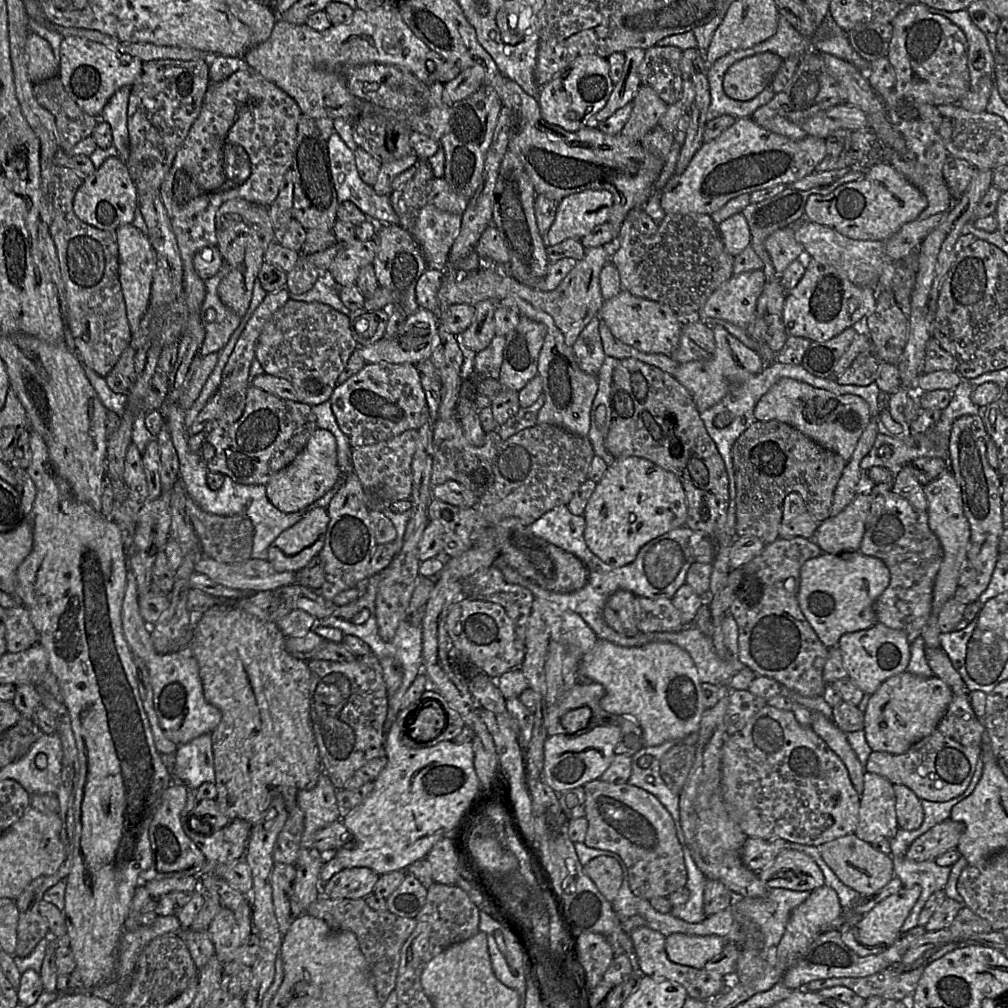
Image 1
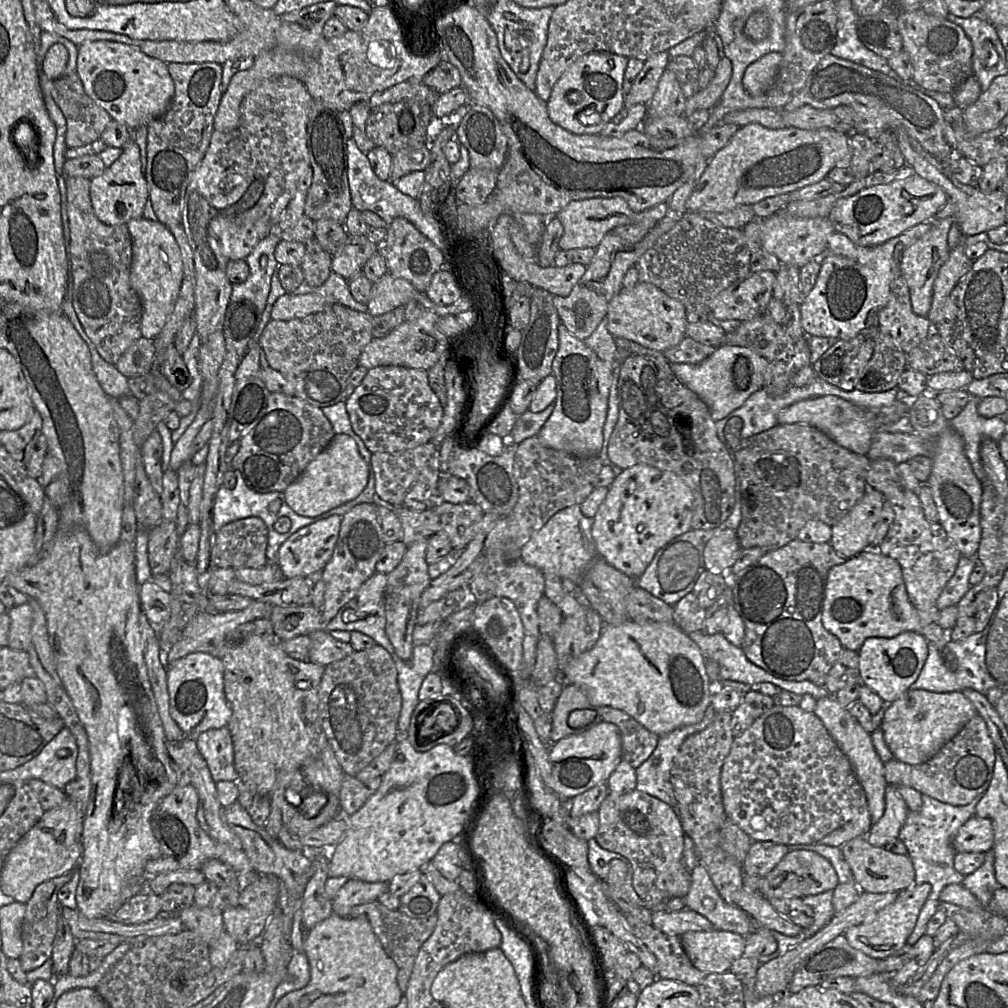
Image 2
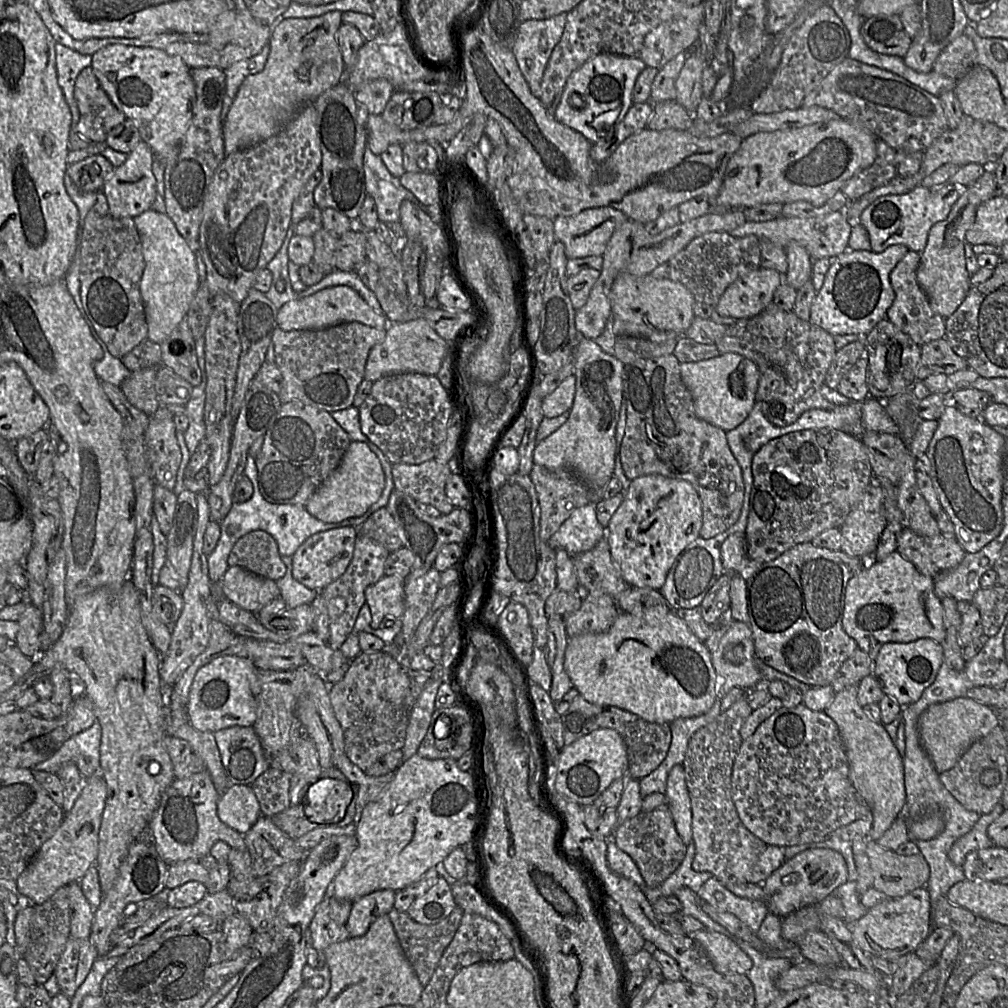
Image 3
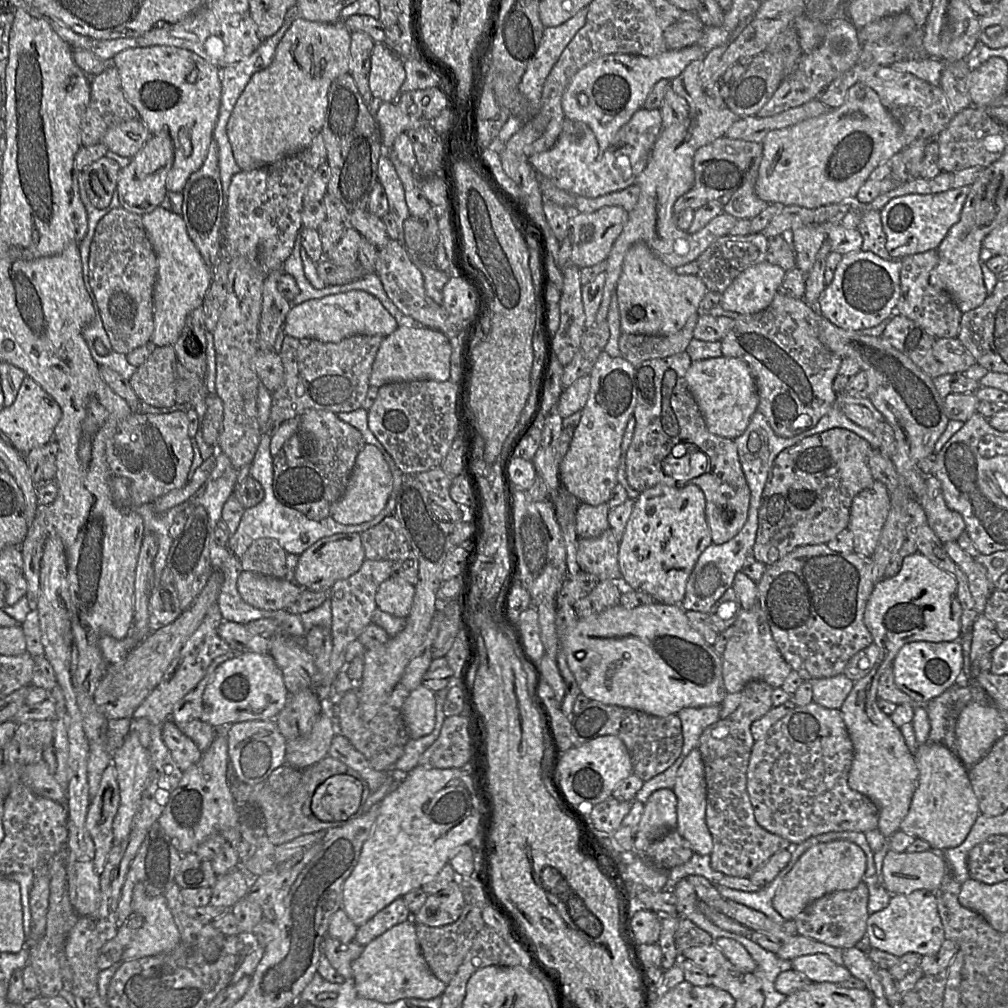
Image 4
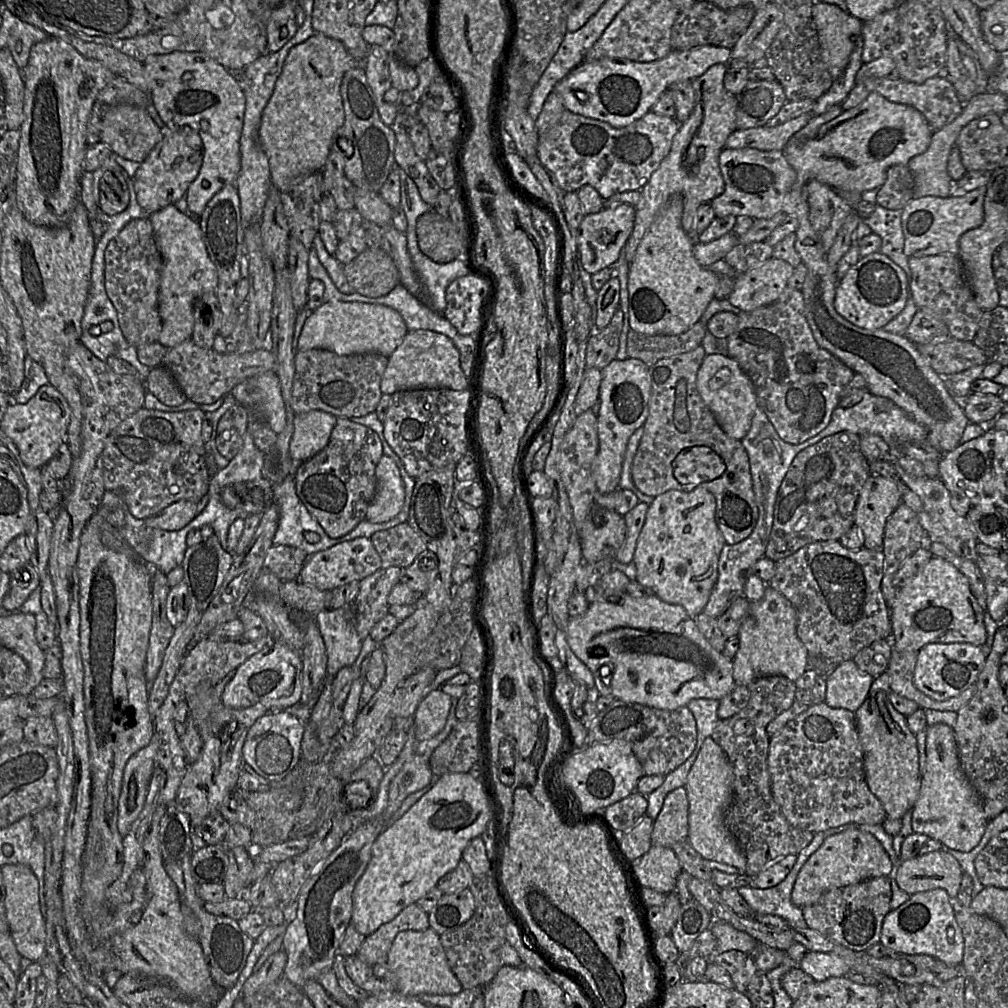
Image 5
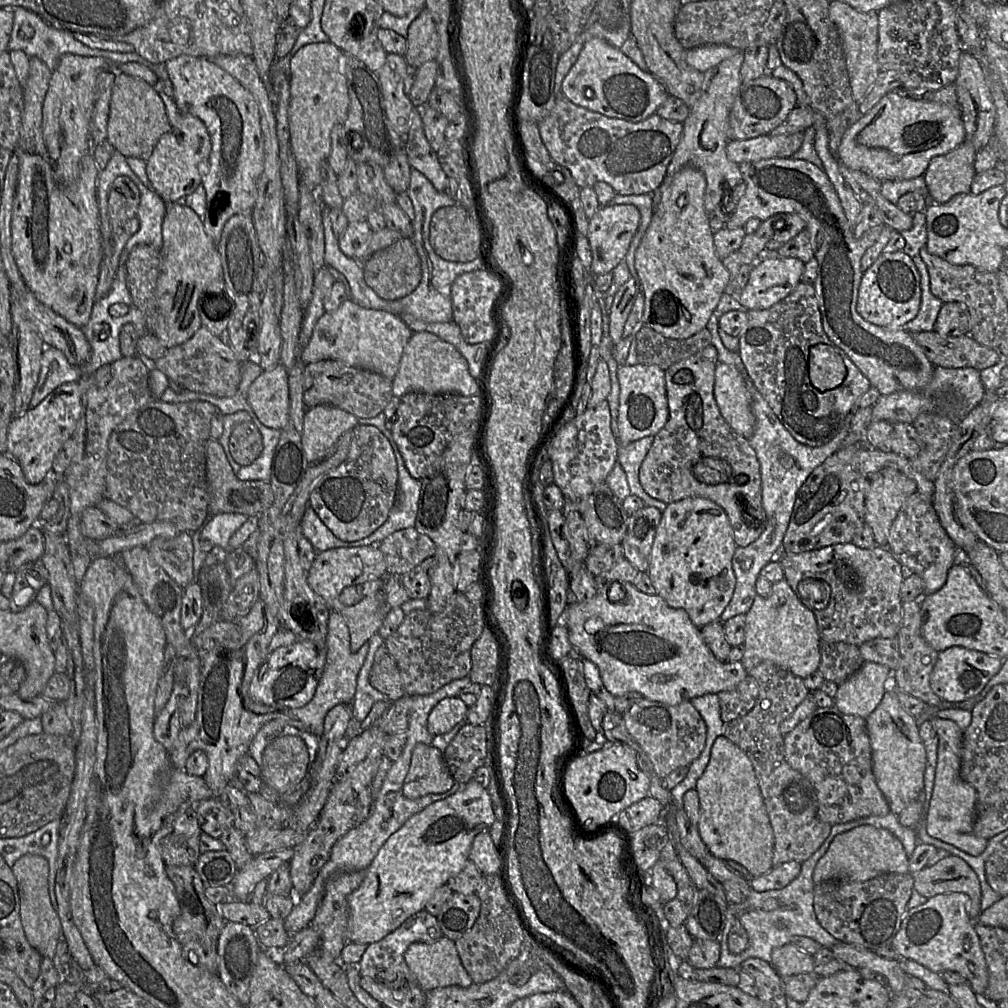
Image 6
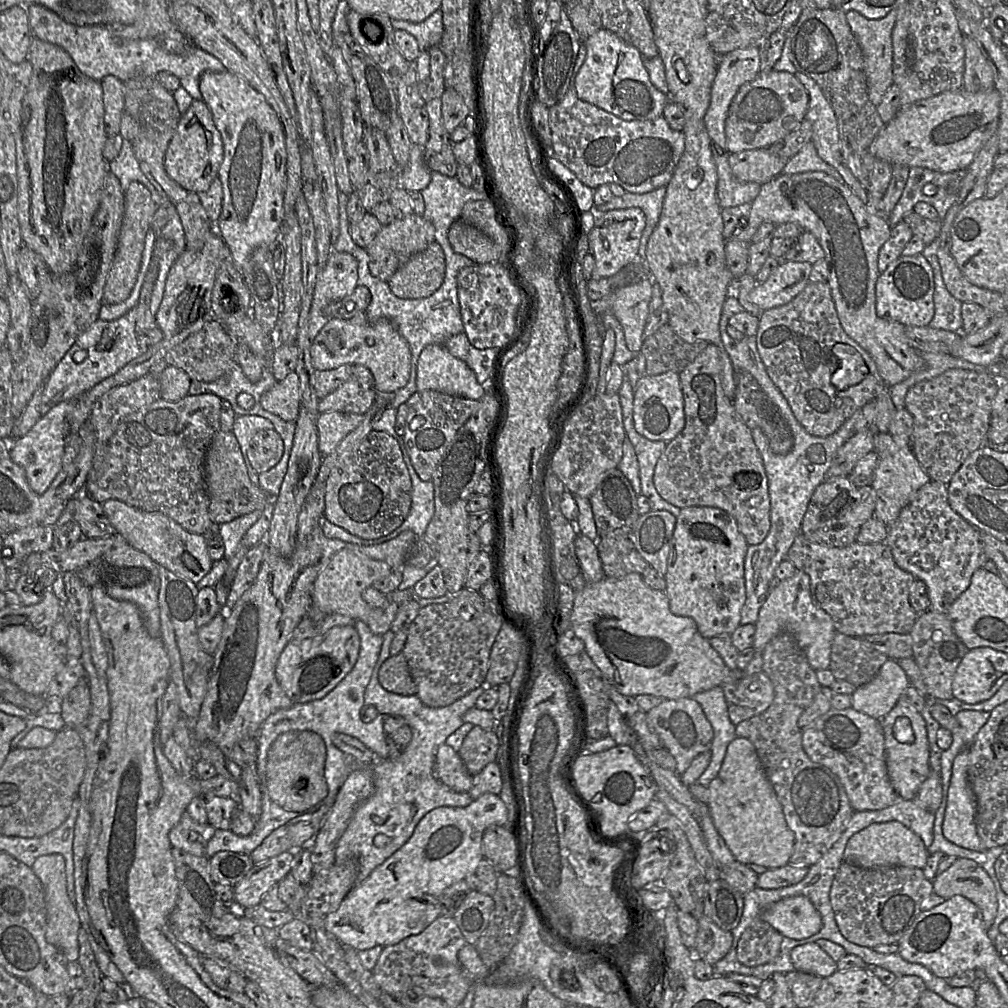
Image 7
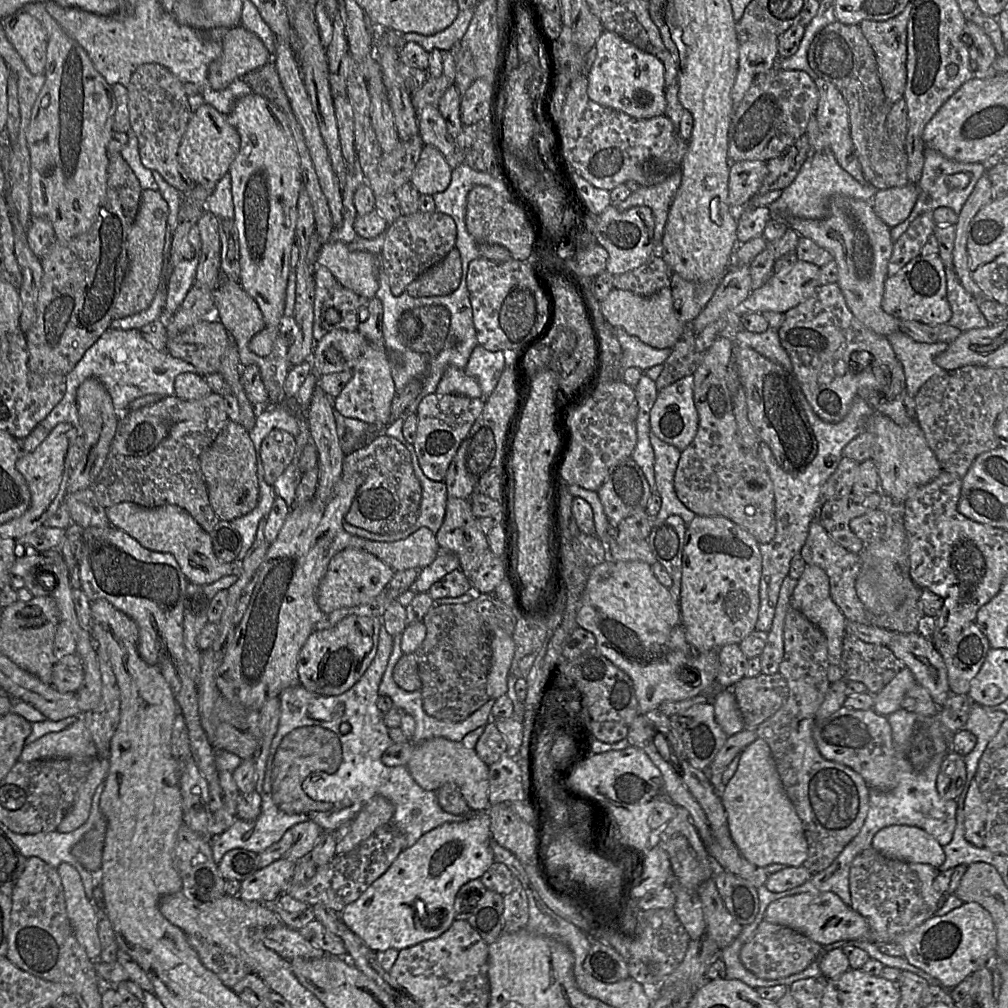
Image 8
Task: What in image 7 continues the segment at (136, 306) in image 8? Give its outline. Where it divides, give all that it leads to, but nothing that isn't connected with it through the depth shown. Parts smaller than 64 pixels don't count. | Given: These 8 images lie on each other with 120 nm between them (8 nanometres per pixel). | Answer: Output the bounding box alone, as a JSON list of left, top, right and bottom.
[103,181,159,304]

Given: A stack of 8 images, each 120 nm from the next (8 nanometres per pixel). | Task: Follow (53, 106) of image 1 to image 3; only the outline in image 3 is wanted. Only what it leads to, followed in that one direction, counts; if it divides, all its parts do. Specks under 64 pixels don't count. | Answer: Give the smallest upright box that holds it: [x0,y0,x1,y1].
[69,68,127,150]

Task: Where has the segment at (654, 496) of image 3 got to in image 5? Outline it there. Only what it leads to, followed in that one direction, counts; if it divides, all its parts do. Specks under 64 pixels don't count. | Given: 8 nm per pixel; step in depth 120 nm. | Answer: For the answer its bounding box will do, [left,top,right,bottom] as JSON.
[630,486,725,618]

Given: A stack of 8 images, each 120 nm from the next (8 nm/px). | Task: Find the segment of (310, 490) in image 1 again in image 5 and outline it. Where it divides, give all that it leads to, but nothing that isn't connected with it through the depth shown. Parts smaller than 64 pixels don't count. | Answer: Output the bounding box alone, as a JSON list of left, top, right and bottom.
[365,455,405,523]

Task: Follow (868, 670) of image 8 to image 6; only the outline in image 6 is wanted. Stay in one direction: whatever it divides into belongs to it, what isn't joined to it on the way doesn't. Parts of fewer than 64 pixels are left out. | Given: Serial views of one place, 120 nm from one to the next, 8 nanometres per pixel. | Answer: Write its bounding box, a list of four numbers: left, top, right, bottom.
[818,642,865,684]

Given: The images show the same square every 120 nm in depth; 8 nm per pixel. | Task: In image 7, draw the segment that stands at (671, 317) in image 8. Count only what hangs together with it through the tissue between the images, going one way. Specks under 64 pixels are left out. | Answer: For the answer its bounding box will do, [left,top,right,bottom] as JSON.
[591,279,654,352]

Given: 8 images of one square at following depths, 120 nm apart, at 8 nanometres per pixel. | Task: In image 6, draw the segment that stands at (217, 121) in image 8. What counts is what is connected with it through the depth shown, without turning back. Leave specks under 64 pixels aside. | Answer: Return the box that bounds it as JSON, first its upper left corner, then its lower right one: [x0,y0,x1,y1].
[146,115,211,202]

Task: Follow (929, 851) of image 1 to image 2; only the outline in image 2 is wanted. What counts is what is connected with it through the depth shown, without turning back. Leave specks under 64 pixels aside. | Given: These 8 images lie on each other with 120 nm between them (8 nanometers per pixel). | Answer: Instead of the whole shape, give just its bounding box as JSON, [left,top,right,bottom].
[953,817,994,853]

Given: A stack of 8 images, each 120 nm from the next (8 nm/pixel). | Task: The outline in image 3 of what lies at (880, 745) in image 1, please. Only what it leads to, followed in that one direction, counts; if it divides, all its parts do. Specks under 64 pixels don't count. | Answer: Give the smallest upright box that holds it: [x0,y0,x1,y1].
[917,698,1000,772]

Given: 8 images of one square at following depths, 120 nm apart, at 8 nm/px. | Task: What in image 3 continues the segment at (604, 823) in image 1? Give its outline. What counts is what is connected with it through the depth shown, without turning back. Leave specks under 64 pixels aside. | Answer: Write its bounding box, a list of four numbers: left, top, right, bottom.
[606,804,687,887]

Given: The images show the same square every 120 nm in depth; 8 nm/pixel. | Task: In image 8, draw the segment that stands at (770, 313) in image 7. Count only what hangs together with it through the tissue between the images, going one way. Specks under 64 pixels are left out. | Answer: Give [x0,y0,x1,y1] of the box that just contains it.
[777,283,906,423]

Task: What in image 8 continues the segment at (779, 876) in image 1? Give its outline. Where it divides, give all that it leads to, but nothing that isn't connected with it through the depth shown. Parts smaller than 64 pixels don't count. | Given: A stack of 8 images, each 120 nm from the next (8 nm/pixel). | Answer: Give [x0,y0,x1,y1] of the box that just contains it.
[871,825,945,867]

